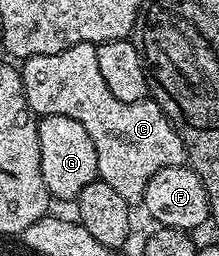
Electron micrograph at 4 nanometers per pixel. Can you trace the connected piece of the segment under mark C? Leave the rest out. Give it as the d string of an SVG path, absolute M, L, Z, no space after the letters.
M79 43L55 55L26 57L20 62L19 72L25 98L34 114L67 115L67 119L83 123L87 135L91 135L91 143L95 143L99 180L112 187L130 207L144 202L147 183L151 183L155 171L186 164L185 144L156 101L119 103L119 99L111 95L99 72L97 46Z

